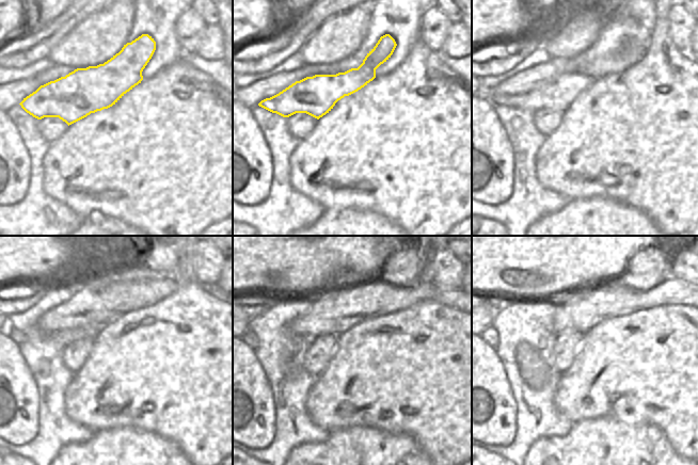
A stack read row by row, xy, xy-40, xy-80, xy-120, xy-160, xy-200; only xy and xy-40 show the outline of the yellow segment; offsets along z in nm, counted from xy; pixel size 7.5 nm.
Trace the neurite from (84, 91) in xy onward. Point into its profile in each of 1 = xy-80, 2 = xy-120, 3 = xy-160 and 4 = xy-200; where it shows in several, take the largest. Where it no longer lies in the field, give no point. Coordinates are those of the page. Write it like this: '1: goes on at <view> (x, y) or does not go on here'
1: goes on at xy-80 (558, 94)
2: goes on at xy-120 (67, 337)
3: goes on at xy-160 (254, 340)
4: goes on at xy-200 (493, 338)

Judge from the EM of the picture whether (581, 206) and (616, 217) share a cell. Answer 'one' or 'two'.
one

